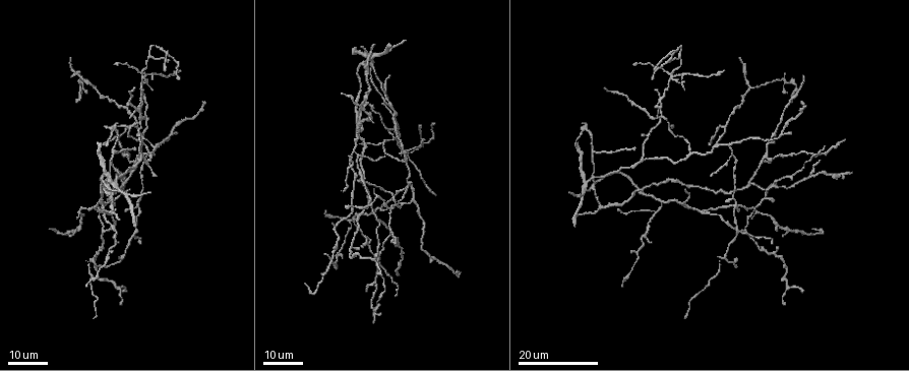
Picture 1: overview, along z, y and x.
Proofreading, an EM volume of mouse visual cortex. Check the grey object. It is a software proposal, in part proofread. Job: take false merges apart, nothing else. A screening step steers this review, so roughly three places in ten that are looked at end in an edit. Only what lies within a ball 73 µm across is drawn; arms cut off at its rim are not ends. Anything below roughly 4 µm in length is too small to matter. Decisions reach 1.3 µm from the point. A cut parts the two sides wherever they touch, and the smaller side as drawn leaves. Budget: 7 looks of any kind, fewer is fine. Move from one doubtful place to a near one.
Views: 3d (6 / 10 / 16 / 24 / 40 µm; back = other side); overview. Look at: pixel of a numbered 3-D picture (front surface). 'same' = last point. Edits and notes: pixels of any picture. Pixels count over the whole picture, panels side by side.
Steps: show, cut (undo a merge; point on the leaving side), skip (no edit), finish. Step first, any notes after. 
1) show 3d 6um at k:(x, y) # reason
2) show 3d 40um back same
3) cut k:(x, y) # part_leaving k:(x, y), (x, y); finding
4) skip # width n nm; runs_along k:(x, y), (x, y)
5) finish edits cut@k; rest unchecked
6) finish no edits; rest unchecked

show 3d 24um at 1:(737, 230) # arms part here

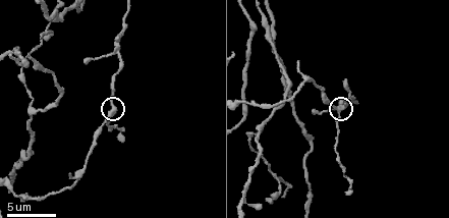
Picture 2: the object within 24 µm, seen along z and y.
show 3d 6um at 2:(111, 113) # closer look

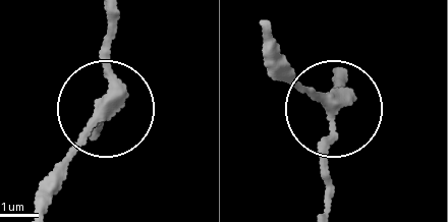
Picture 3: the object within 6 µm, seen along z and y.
skip # arms 3; all the same neuron

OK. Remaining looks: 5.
show 3d 24um at 1:(354, 153) # three-way junction

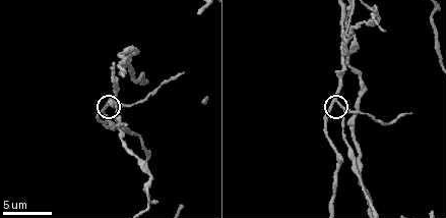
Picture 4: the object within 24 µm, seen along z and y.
show 3d 6um at 4:(333, 99)

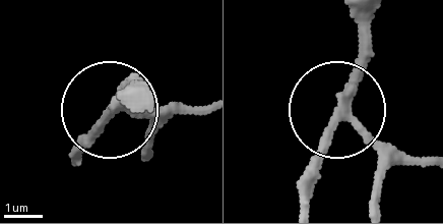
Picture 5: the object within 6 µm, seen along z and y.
skip # arms 3; runs_along 5:(370, 14), (361, 81), (302, 176); one neuron here

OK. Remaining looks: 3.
show 3d 24um at 1:(123, 183) # two arms in line, one across

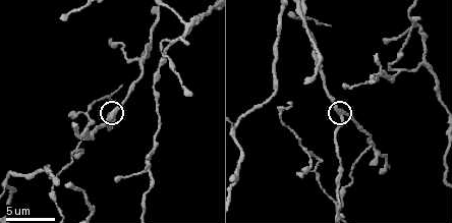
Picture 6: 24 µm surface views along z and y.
show 3d 10um at 6:(116, 109)

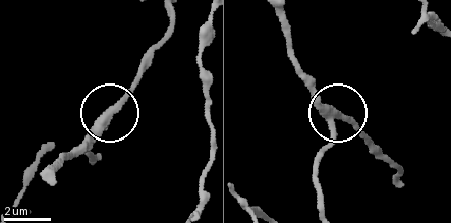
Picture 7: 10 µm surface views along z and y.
skip # arms 3; runs_along 7:(281, 19), (293, 66), (334, 113), (328, 142), (315, 157); all the same neuron

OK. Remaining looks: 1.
finish no edits; rest unchecked

